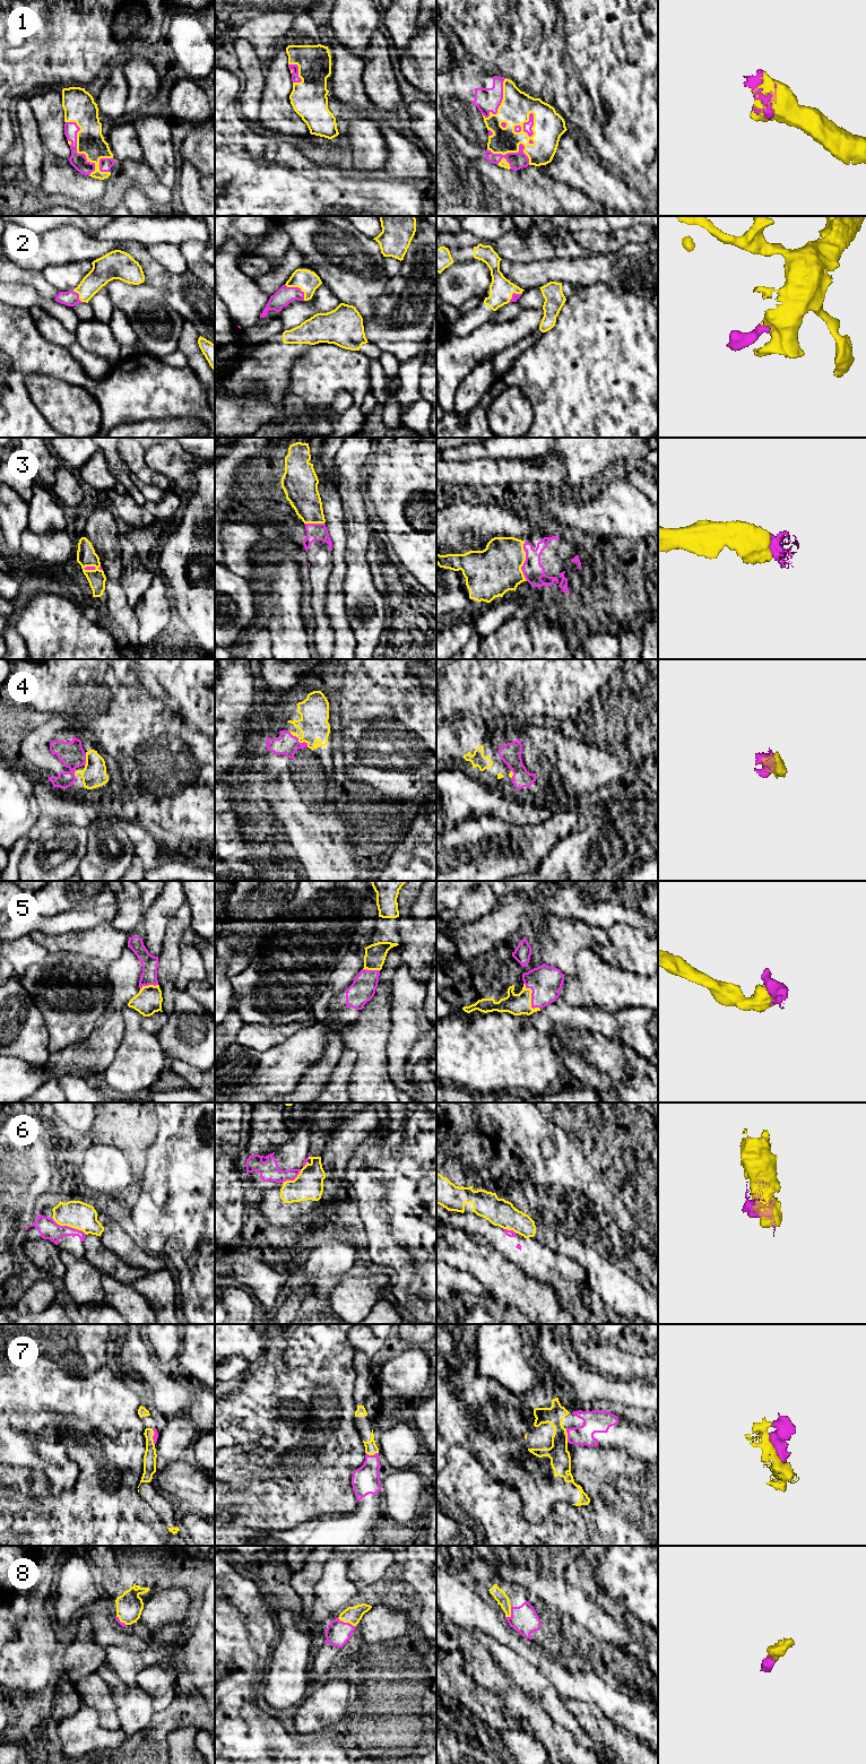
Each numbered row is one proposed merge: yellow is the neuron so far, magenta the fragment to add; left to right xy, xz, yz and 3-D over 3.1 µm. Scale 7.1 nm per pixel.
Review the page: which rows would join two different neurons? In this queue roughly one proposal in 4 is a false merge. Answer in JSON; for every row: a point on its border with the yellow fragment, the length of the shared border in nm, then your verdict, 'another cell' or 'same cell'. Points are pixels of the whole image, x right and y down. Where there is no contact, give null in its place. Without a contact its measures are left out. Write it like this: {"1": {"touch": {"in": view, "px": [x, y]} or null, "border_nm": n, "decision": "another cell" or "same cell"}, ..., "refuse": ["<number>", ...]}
{"1": {"touch": {"in": "yz", "px": [531, 128]}, "border_nm": 240, "decision": "same cell"}, "2": {"touch": {"in": "xz", "px": [297, 286]}, "border_nm": 180, "decision": "same cell"}, "3": {"touch": {"in": "yz", "px": [525, 560]}, "border_nm": 280, "decision": "same cell"}, "4": {"touch": {"in": "xz", "px": [299, 741]}, "border_nm": 180, "decision": "same cell"}, "5": {"touch": {"in": "yz", "px": [530, 999]}, "border_nm": 220, "decision": "same cell"}, "6": {"touch": {"in": "xy", "px": [69, 1226]}, "border_nm": 280, "decision": "another cell"}, "7": {"touch": {"in": "yz", "px": [566, 1435]}, "border_nm": 110, "decision": "same cell"}, "8": {"touch": {"in": "xz", "px": [346, 1622]}, "border_nm": 140, "decision": "same cell"}, "refuse": ["6"]}

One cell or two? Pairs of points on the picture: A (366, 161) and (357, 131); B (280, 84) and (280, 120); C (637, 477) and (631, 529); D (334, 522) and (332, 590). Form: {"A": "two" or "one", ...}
{"A": "one", "B": "one", "C": "two", "D": "one"}

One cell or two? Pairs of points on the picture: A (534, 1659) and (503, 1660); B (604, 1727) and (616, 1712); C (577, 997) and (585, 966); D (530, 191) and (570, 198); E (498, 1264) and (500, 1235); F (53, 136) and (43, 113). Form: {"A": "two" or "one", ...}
{"A": "two", "B": "two", "C": "one", "D": "one", "E": "two", "F": "one"}

